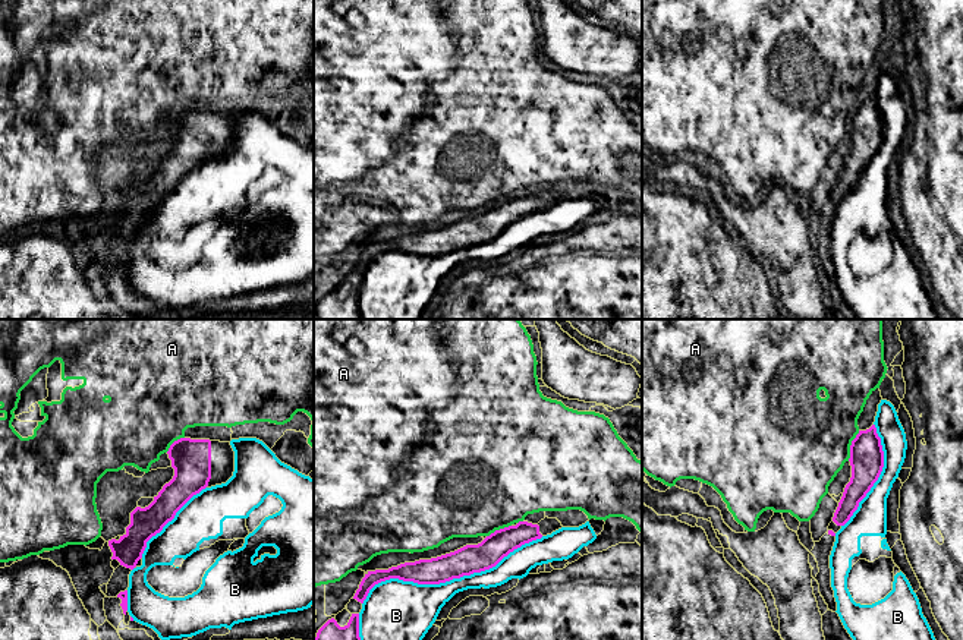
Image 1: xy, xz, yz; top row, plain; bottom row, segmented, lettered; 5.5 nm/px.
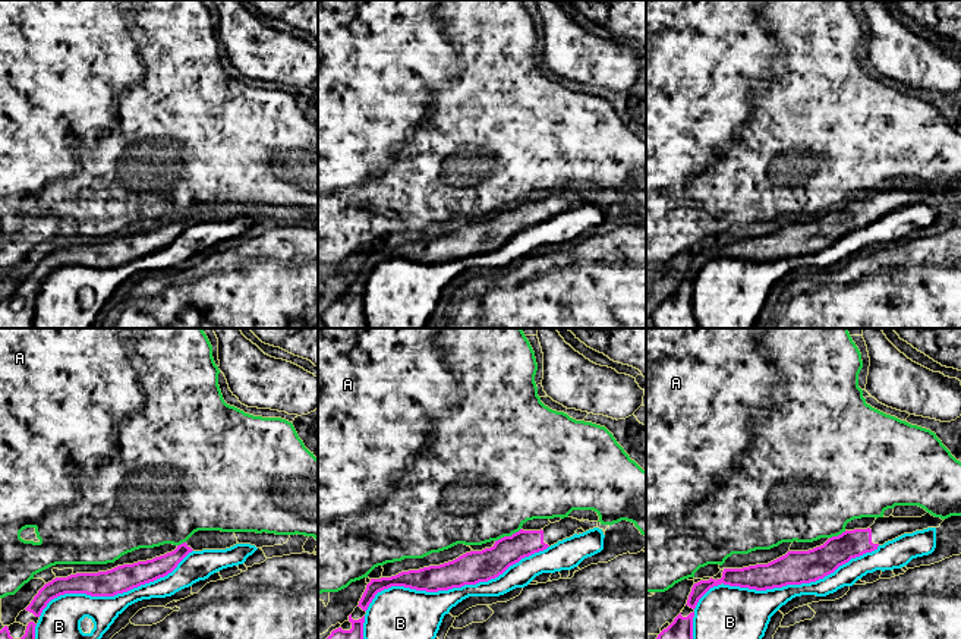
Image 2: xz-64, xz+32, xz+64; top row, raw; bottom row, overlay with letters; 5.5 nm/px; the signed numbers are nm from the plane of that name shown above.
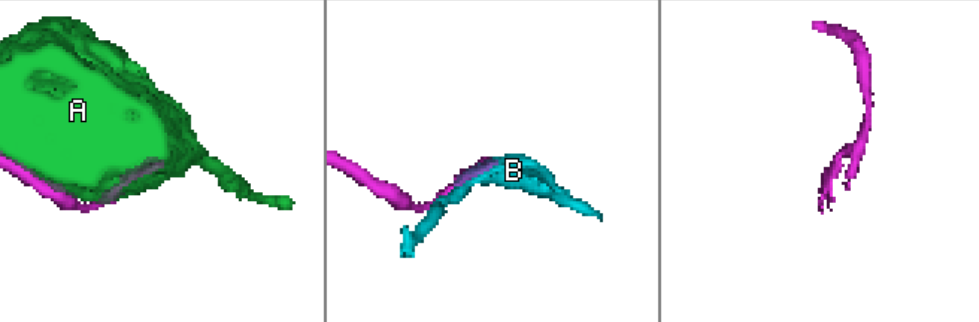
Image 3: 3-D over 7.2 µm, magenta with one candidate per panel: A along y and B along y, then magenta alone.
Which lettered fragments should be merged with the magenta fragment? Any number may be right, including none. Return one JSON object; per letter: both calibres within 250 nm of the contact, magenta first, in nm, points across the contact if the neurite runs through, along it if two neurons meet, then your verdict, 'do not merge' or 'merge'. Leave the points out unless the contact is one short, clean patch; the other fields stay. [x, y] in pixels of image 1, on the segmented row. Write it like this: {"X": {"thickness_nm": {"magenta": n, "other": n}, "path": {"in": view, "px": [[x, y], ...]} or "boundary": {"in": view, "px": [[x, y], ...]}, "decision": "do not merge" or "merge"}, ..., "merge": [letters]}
{"A": {"thickness_nm": {"magenta": 190, "other": 500}, "decision": "do not merge"}, "B": {"thickness_nm": {"magenta": 160, "other": 280}, "decision": "do not merge"}, "merge": []}

